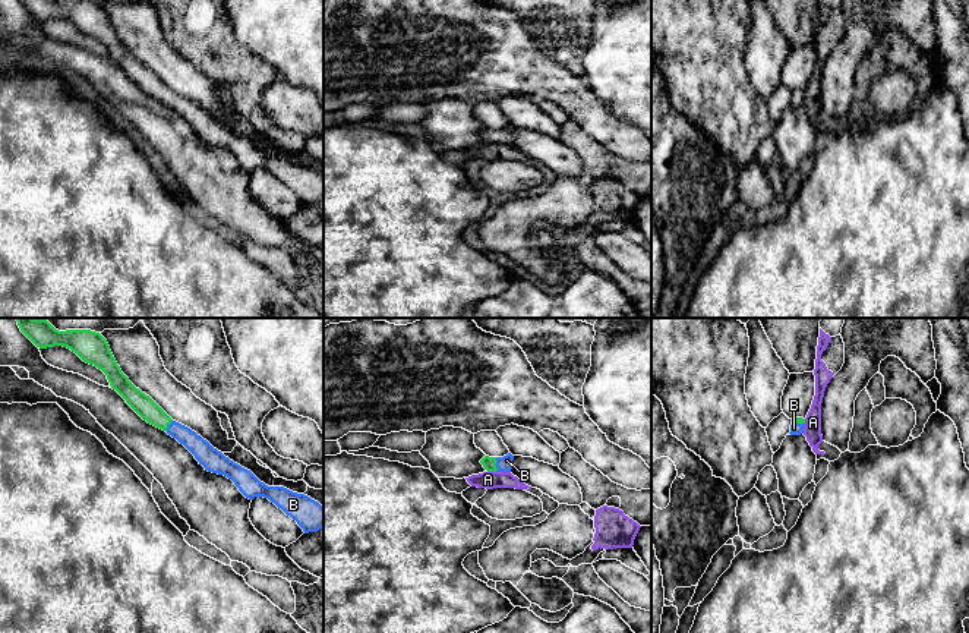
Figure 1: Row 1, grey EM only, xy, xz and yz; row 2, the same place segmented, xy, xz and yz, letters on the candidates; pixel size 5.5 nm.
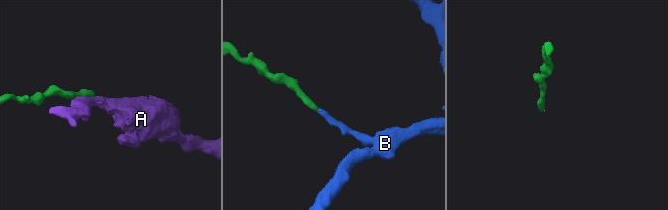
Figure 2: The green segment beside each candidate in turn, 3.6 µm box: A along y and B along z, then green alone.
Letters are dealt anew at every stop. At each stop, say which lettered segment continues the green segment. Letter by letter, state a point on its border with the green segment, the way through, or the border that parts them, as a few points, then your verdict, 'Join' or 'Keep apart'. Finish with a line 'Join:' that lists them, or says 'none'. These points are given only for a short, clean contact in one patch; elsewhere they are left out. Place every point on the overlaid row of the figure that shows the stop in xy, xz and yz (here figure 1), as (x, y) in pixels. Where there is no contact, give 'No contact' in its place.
A: Touches green at xz (492, 471). Boundary: xz (496, 469), (488, 472). Keep apart
B: Touches green at xz (495, 463). Path across: xz (489, 463), (495, 463), (504, 463). Join
Join: B

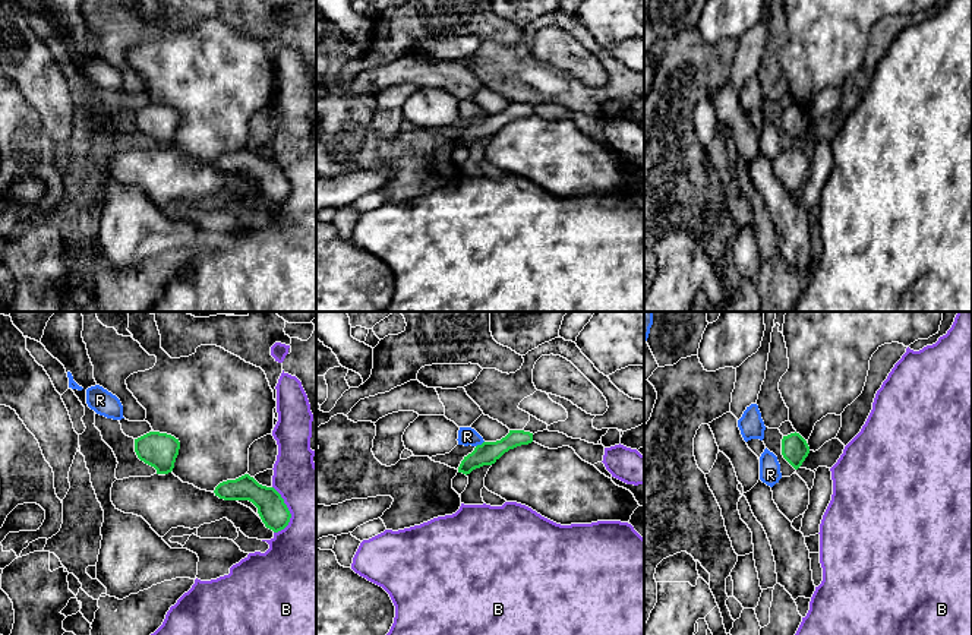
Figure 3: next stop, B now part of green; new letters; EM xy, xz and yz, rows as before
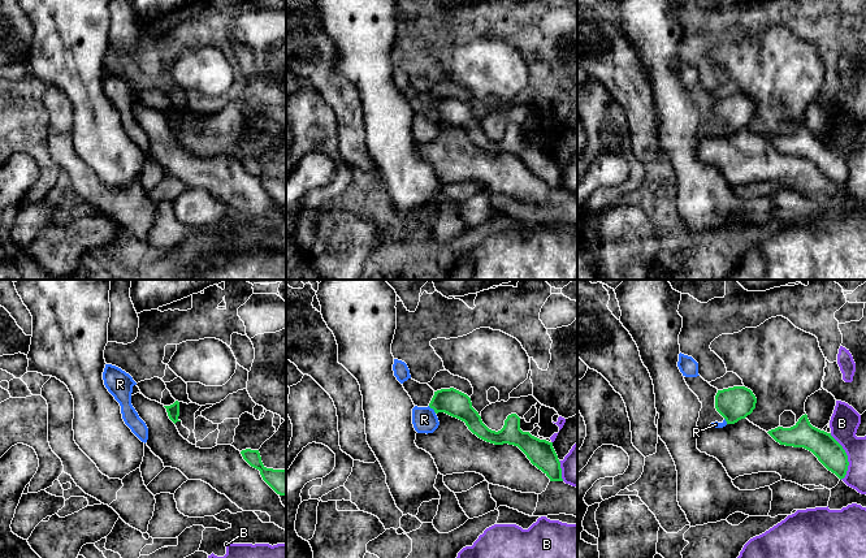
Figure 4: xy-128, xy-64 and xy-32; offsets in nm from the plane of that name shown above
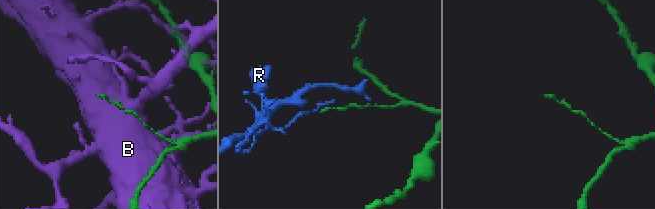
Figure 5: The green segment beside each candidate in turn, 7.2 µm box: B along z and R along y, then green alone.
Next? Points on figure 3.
B: Touches green at xy (289, 511). Keep apart
R: Touches green at xz (479, 445). Boundary: xz (483, 441), (476, 446). Keep apart
Join: none

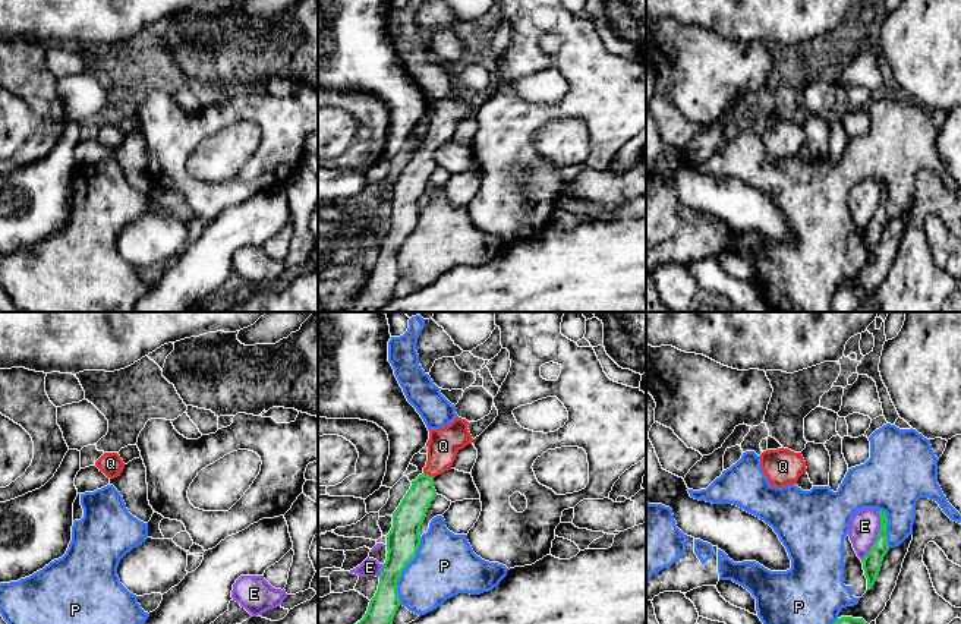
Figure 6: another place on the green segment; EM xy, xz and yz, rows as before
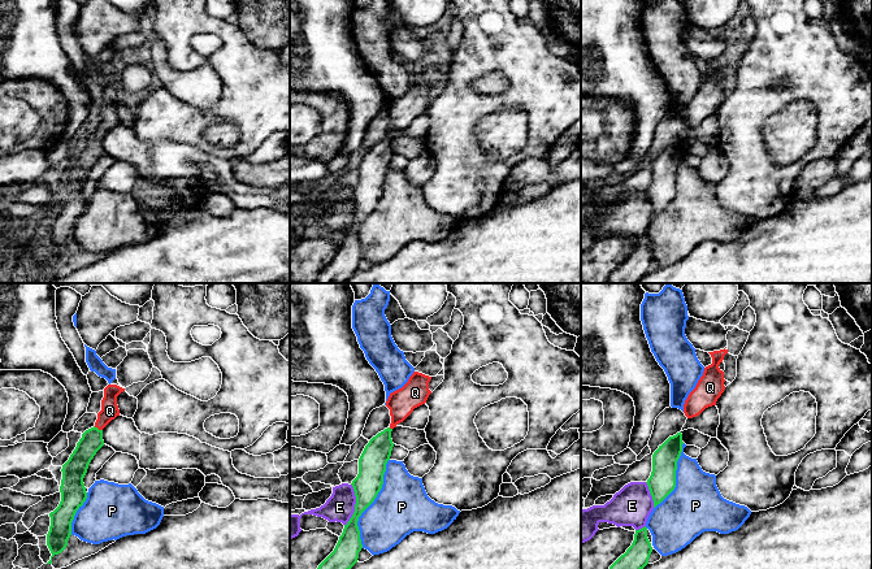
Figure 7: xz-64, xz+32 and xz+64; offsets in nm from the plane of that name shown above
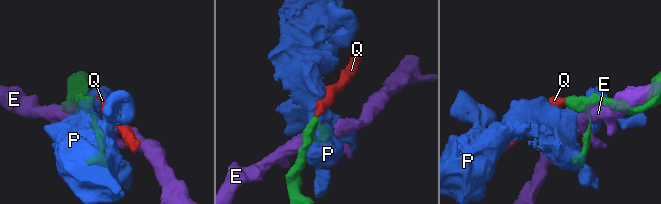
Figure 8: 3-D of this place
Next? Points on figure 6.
E: Touches green at yz (878, 536). Keep apart
P: Touches green at xz (403, 569). Keep apart
Q: Touches green at xz (428, 475). Path across: xz (409, 516), (428, 475), (438, 462), (443, 446). Join
Join: Q

